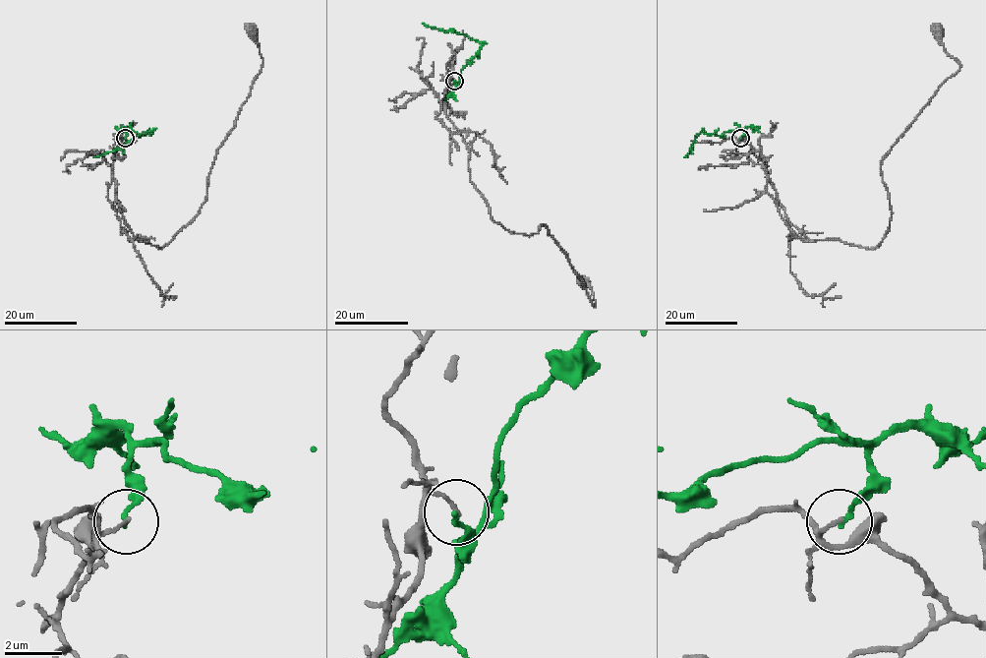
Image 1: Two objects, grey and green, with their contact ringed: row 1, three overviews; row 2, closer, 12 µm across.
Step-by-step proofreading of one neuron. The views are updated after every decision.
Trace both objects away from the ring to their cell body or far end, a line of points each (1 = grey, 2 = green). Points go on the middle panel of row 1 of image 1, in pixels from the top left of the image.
1: (455, 81), (441, 108), (467, 147), (470, 180), (492, 218), (514, 234), (546, 226), (594, 306), (584, 280)
2: (455, 81), (455, 85), (460, 71), (481, 43), (450, 29), (443, 31), (423, 24)

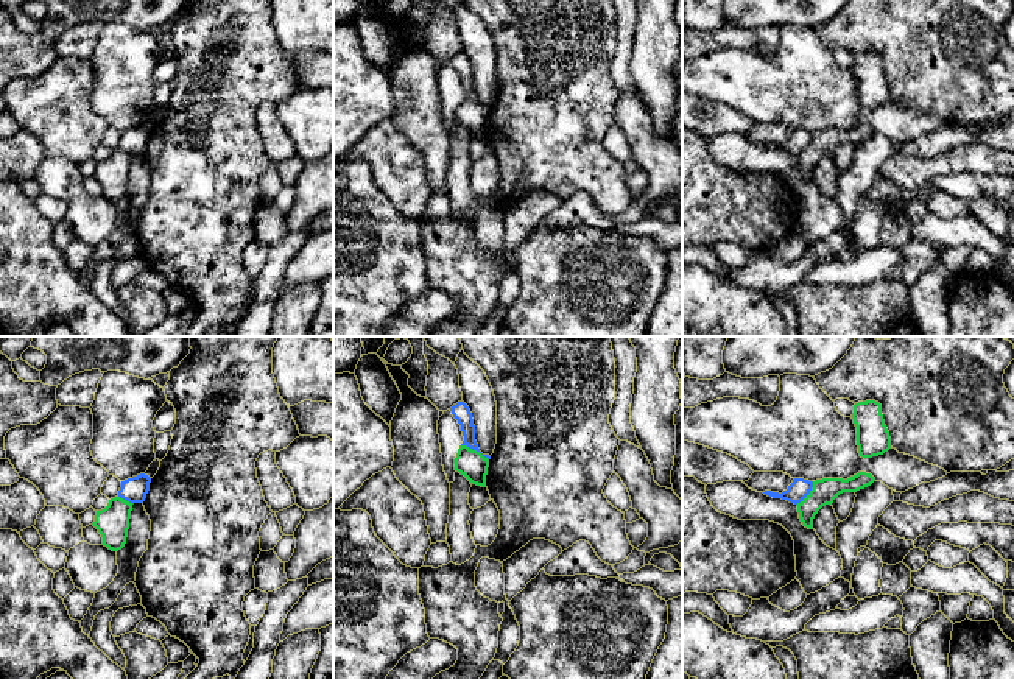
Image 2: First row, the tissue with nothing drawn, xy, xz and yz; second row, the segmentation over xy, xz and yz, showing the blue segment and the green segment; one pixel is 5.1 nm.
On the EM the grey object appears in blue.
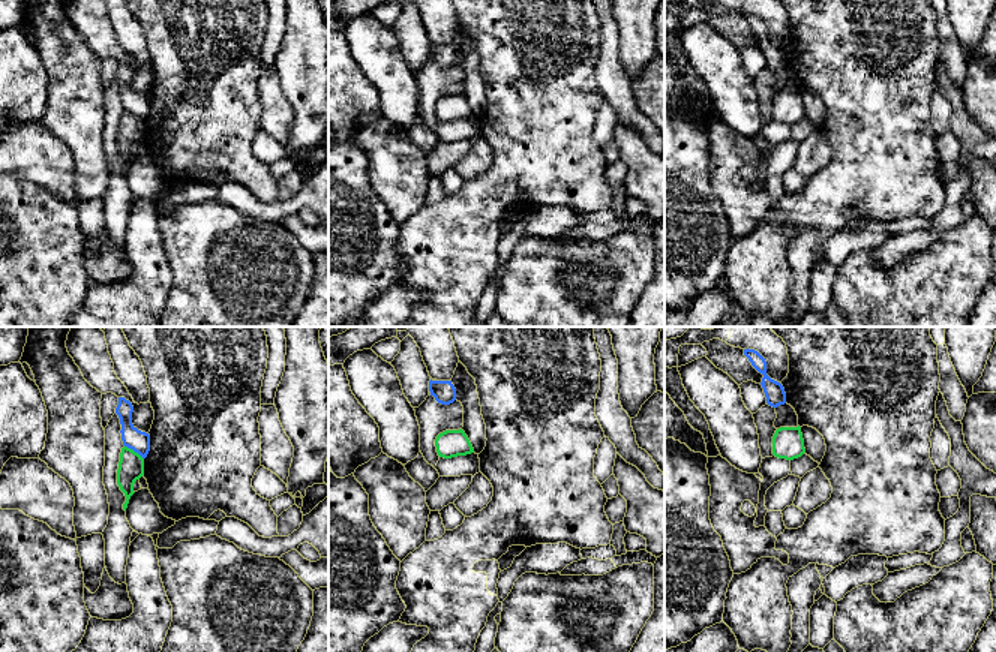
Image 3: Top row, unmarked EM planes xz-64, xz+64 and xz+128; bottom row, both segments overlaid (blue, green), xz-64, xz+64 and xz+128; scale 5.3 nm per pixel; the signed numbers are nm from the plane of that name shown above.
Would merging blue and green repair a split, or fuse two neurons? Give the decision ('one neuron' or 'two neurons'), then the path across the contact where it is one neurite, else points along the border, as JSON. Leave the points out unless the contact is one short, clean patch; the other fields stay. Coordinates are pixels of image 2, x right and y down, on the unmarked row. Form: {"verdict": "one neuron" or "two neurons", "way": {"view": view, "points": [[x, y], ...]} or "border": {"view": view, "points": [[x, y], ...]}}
{"verdict": "two neurons", "border": {"view": "xz", "points": [[461, 95], [478, 102], [488, 111]]}}

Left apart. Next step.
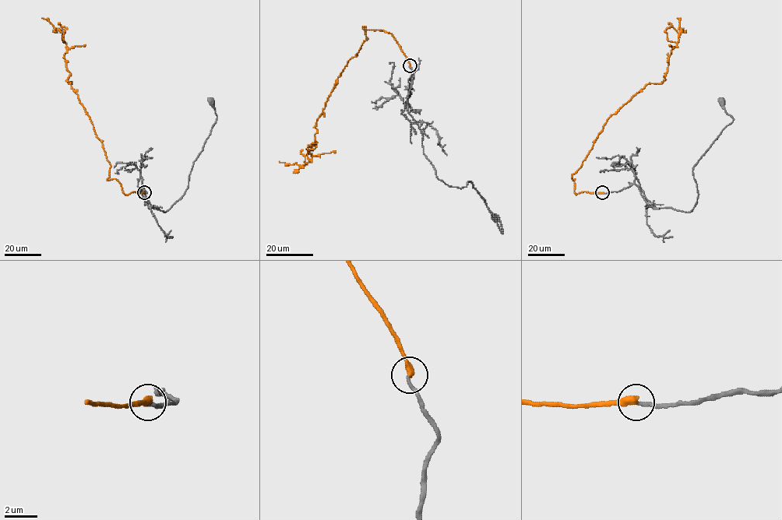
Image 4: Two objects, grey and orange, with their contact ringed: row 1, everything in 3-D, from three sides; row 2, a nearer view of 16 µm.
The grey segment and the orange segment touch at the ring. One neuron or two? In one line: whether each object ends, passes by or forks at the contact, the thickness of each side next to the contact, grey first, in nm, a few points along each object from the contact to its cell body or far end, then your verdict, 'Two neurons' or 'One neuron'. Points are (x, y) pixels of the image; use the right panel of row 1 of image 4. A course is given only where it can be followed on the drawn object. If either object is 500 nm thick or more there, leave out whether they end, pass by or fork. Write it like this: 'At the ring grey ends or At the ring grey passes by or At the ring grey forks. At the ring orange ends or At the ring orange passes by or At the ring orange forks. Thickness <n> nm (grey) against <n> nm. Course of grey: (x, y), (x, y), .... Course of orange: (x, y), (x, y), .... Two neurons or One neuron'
At the ring grey ends. At the ring orange ends. Thickness 180 nm (grey) against 420 nm. Course of grey: (602, 192), (618, 191), (635, 184), (652, 207), (689, 212), (698, 194), (694, 166), (733, 121), (720, 102). Course of orange: (602, 192), (576, 194), (572, 175), (607, 120), (646, 84), (662, 82), (671, 50), (678, 41), (677, 18). Two neurons

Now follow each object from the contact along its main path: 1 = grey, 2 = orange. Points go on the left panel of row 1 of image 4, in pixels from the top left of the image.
1: (143, 192), (147, 192), (142, 184), (152, 207), (165, 212), (184, 194), (194, 161), (216, 121), (211, 102)
2: (144, 192), (125, 194), (116, 179), (107, 179), (110, 164), (102, 142), (67, 79), (66, 44), (41, 18)

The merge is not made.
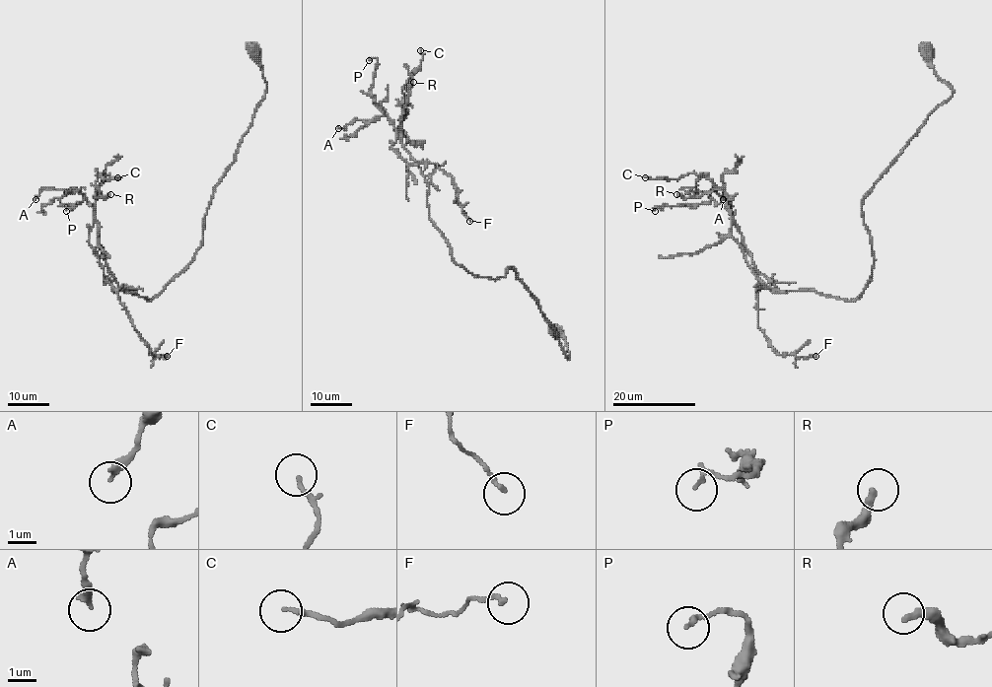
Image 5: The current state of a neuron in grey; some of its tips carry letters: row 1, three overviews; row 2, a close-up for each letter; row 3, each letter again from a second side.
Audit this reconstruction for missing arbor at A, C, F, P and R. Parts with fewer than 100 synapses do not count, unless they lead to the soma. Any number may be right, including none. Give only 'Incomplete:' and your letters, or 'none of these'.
Incomplete: none of these

